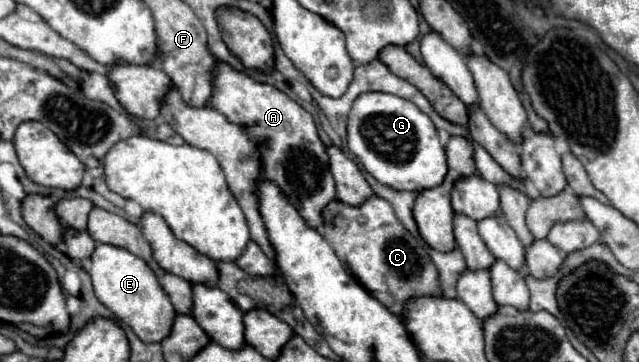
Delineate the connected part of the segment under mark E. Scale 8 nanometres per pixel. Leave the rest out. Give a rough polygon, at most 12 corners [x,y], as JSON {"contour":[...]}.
{"contour":[[97,243],[99,301],[141,341],[169,335],[175,309],[143,259]]}

